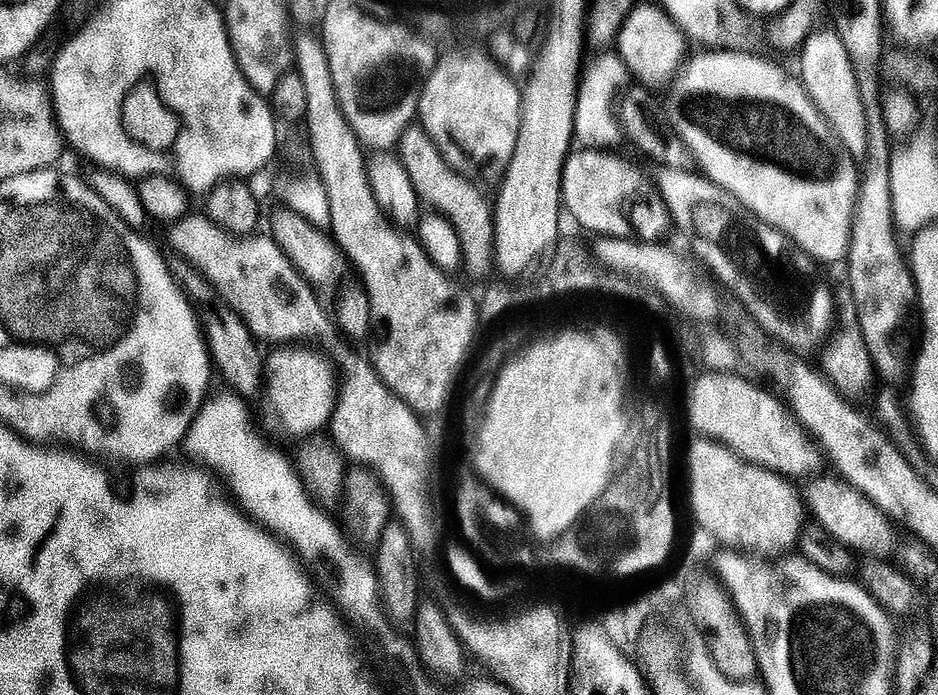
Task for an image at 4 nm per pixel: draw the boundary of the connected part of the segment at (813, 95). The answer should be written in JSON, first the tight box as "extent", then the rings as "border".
{"extent":[798,30,864,130],"border":[[[819,30],[812,32],[800,50],[802,58],[798,76],[808,96],[815,102],[816,108],[835,129],[840,130],[844,118],[858,118],[864,114],[859,96],[858,77],[841,35]]]}

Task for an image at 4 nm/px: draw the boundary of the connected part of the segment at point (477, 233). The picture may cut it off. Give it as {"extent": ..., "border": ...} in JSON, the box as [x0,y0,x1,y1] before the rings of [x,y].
{"extent":[396,126,494,274],"border":[[[410,126],[405,129],[396,147],[396,154],[403,162],[403,168],[410,175],[411,184],[419,194],[421,203],[427,204],[437,215],[447,218],[458,234],[462,246],[467,272],[486,274],[493,269],[494,215],[491,201],[480,192],[477,183],[458,174],[446,162],[436,144],[429,138],[423,127]]]}

